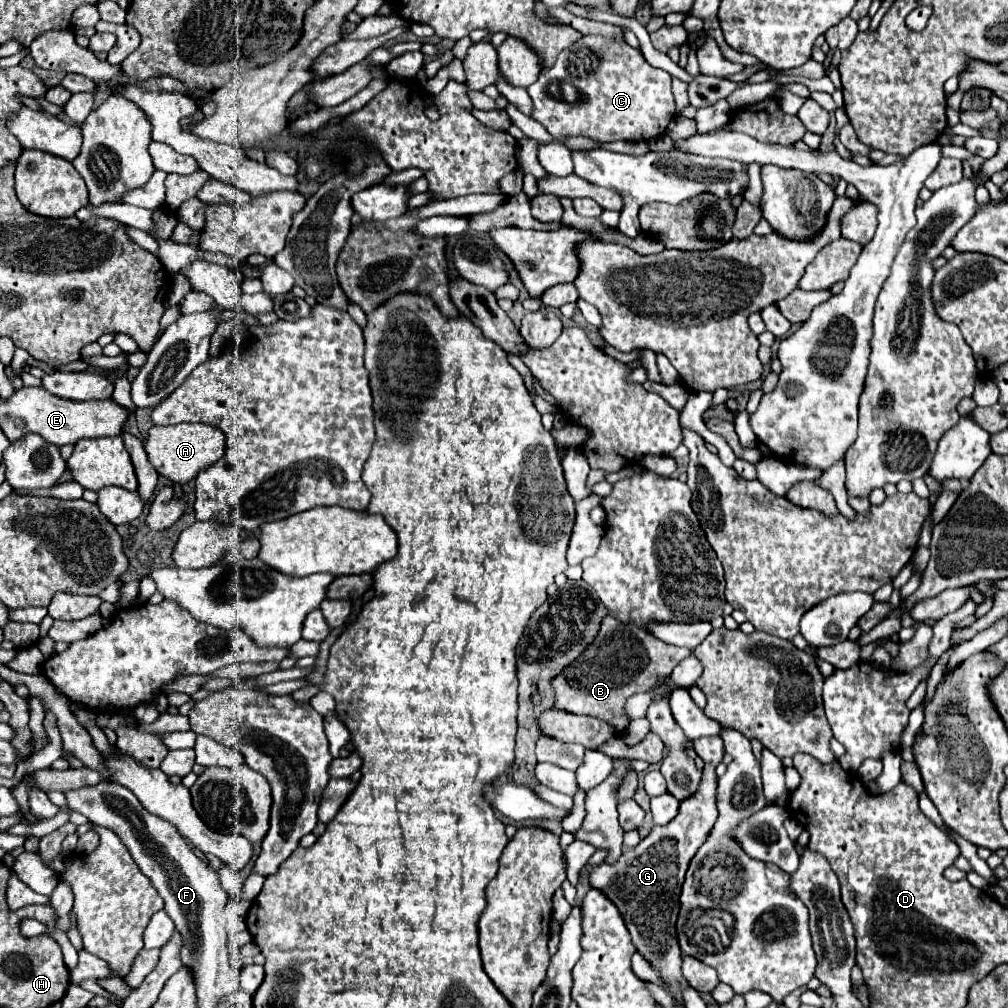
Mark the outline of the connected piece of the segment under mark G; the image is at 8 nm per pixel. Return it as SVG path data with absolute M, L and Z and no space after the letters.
M719 735L715 737L701 737L693 741L693 747L697 755L705 761L703 769L703 781L691 799L685 799L679 807L679 815L663 825L653 827L653 831L633 849L621 853L617 863L599 863L589 871L589 885L607 899L611 899L629 933L633 939L633 945L637 951L663 975L663 979L669 985L671 997L683 1005L683 989L689 985L685 983L685 977L681 975L681 949L677 943L675 933L675 921L679 915L679 893L681 883L685 879L685 871L689 867L689 859L697 853L697 847L705 843L705 835L713 829L713 823L717 821L717 805L715 805L715 789L717 789L717 775L715 767L721 763L725 755L725 745Z

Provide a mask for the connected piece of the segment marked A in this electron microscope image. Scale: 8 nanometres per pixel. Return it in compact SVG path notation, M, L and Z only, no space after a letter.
M181 423L181 425L155 425L145 441L145 451L155 471L173 483L187 483L197 477L199 471L211 467L225 455L225 437L217 427L205 423Z

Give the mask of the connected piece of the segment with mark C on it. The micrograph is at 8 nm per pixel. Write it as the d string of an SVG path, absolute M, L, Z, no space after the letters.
M583 35L557 55L557 63L549 71L541 71L539 79L529 85L533 101L531 117L539 121L555 139L567 135L587 135L599 141L649 141L667 131L669 121L675 117L675 101L671 93L671 75L651 67L639 49L633 49L623 39L607 39L601 35Z

